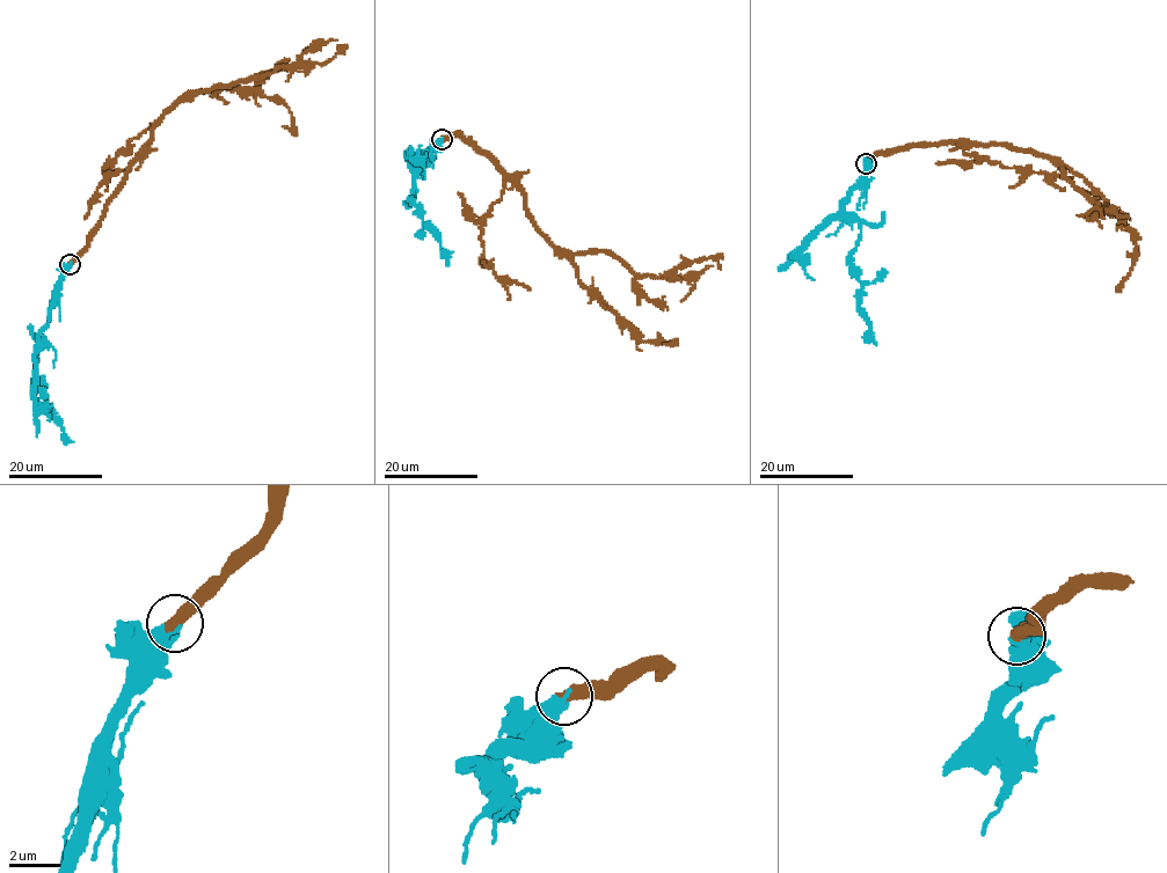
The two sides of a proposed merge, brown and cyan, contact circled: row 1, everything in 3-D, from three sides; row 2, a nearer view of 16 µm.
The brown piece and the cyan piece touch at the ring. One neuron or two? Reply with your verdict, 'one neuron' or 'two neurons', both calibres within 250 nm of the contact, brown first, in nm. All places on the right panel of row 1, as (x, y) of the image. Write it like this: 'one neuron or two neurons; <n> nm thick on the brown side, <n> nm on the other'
one neuron; 500 nm thick on the brown side, 480 nm on the other

